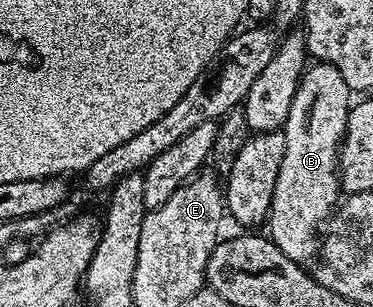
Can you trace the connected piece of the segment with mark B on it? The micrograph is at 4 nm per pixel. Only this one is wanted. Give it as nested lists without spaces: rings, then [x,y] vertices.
[[[314,63],[303,73],[299,88],[292,98],[288,118],[281,129],[284,136],[284,152],[275,189],[272,192],[271,208],[267,219],[268,237],[288,259],[302,264],[318,253],[319,233],[337,208],[341,189],[339,183],[339,157],[341,140],[345,136],[349,107],[353,104],[353,92],[343,80],[338,69],[329,63]]]

